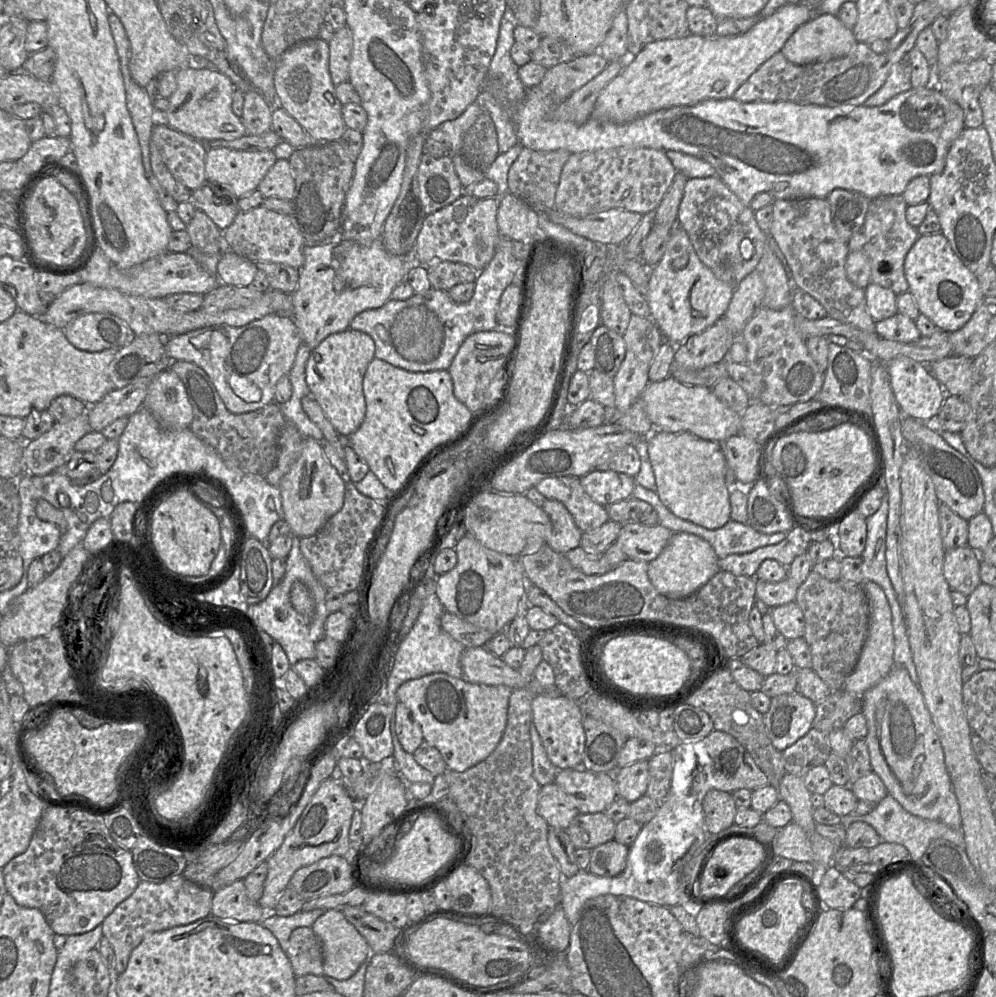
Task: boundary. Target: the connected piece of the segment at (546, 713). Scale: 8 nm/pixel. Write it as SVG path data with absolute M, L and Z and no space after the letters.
M540 692L532 700L532 723L540 735L549 760L558 769L572 769L583 760L583 717L579 704L560 693Z

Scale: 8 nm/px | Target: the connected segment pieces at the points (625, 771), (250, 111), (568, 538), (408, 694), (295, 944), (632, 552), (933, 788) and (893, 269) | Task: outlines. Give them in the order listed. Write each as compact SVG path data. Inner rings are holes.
M640 760L612 772L618 797L633 802L646 795L649 772L648 760Z
M260 92L244 93L242 121L246 128L246 135L260 135L271 130L272 112Z
M546 499L542 509L549 516L552 524L547 545L561 554L580 547L583 532L577 527L564 504L557 500Z
M434 673L406 681L399 687L397 697L420 724L424 740L439 750L447 768L463 772L485 760L499 744L506 728L509 698L513 690L505 685L471 683L464 678Z
M298 927L290 935L287 957L295 977L308 974L324 976L320 940L311 927Z
M628 521L622 524L615 543L628 559L651 562L660 555L673 534L661 525L646 526Z
M895 666L878 684L863 694L862 713L866 717L868 745L872 771L884 782L887 791L905 810L927 820L940 821L954 829L962 829L959 803L953 791L945 765L940 739L920 688L911 680L906 668Z
M902 195L872 199L862 228L866 236L862 250L870 263L871 282L892 290L896 295L909 291L904 273L904 261L919 236L917 229L906 219L907 207Z

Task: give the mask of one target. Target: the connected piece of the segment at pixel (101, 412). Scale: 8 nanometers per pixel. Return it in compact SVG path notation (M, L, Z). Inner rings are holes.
M143 377L132 384L113 389L99 402L88 408L88 420L92 431L101 432L122 417L130 417L144 406L152 377Z

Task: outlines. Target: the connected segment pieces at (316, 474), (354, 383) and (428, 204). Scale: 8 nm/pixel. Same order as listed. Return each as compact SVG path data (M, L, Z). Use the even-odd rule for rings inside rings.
M304 438L299 457L278 486L284 520L289 524L291 534L297 537L316 534L342 508L345 484L337 470L325 458L320 442L313 438Z
M346 329L327 336L311 350L306 362L306 383L312 397L341 437L349 437L362 424L366 403L363 394L363 377L373 360L375 344L366 333Z
M423 154L418 167L419 198L426 215L450 205L464 194L464 188L455 172L452 156L433 158Z

